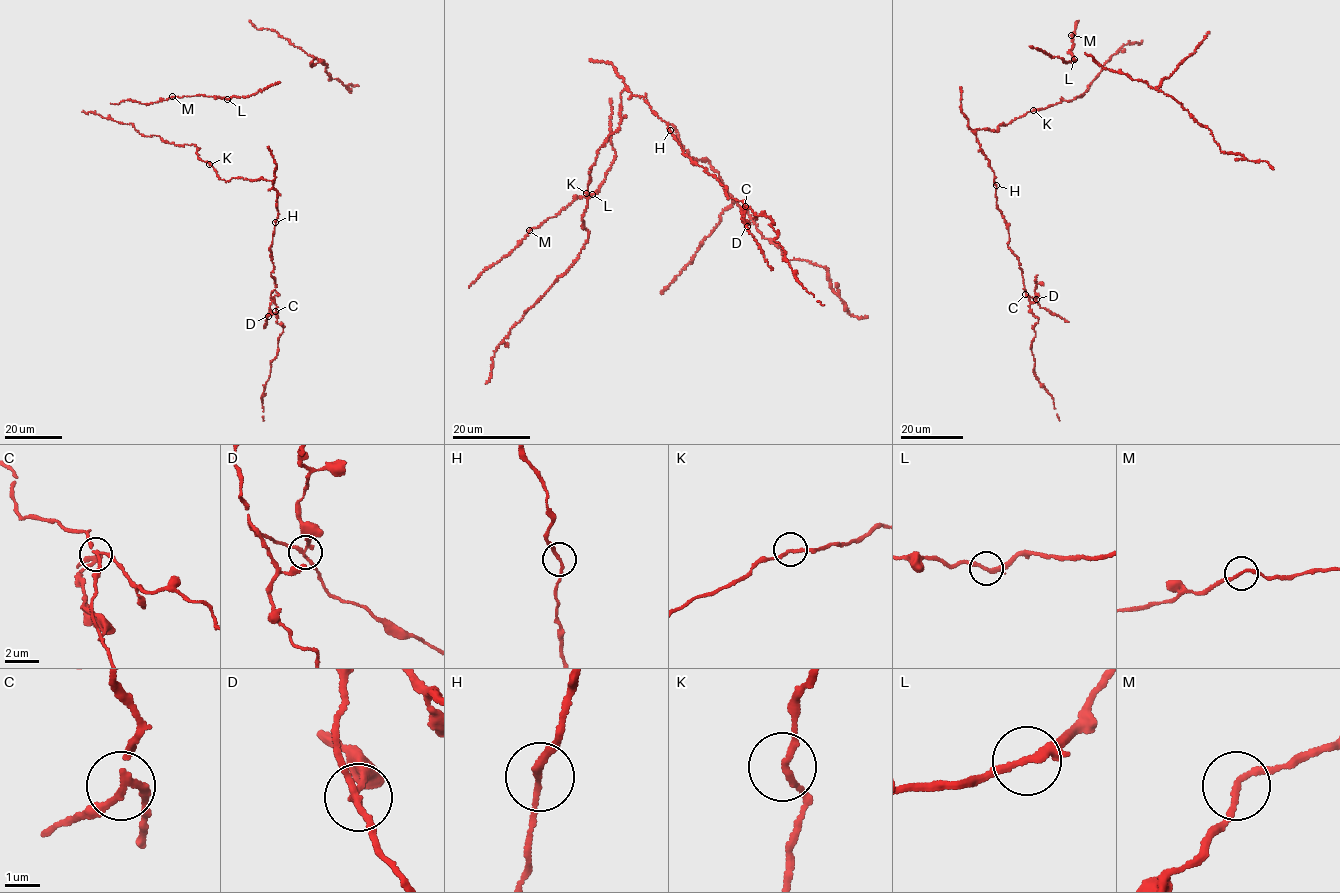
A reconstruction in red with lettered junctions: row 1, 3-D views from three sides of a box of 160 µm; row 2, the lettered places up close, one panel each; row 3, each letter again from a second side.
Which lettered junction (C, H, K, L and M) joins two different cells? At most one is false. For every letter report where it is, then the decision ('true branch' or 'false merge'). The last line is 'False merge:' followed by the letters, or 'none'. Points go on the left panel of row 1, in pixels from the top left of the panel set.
C: place (275, 311); false merge
H: place (275, 222); true branch
K: place (209, 164); true branch
L: place (227, 99); true branch
M: place (172, 96); true branch
False merge: C

